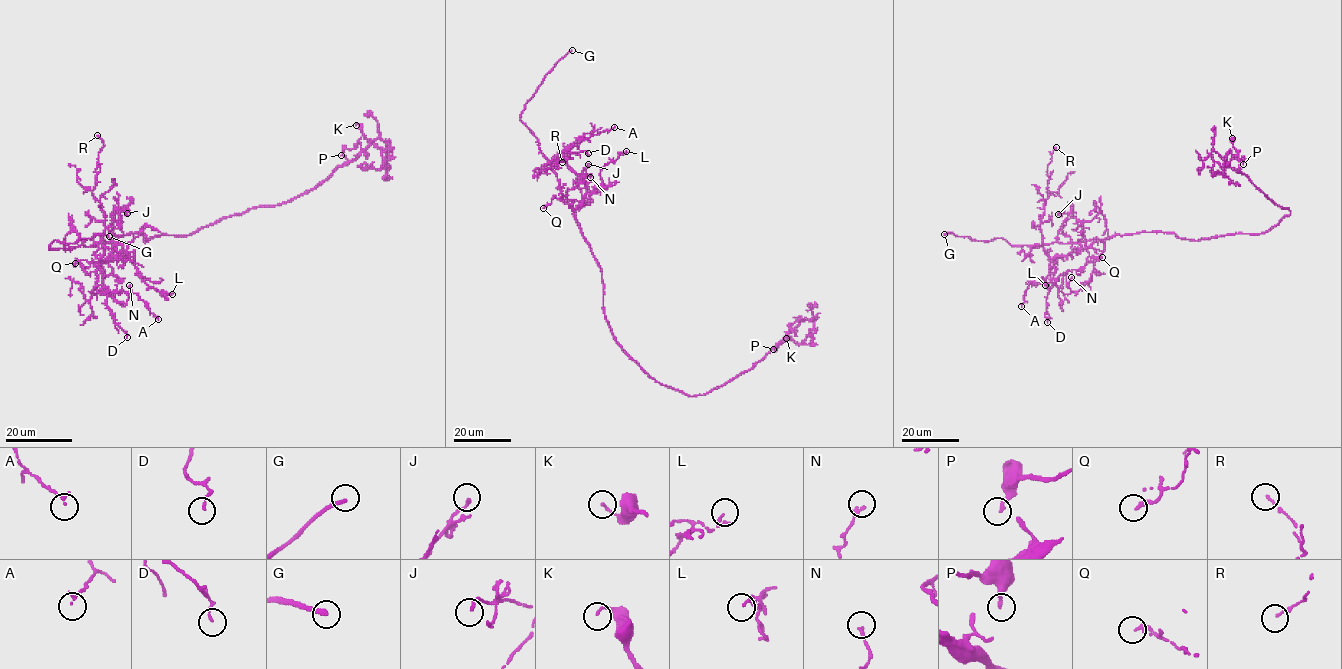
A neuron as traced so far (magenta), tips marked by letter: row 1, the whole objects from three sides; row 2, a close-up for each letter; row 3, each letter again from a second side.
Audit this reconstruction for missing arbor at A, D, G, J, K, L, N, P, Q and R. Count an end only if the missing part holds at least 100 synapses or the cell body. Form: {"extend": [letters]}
{"extend": ["G"]}

